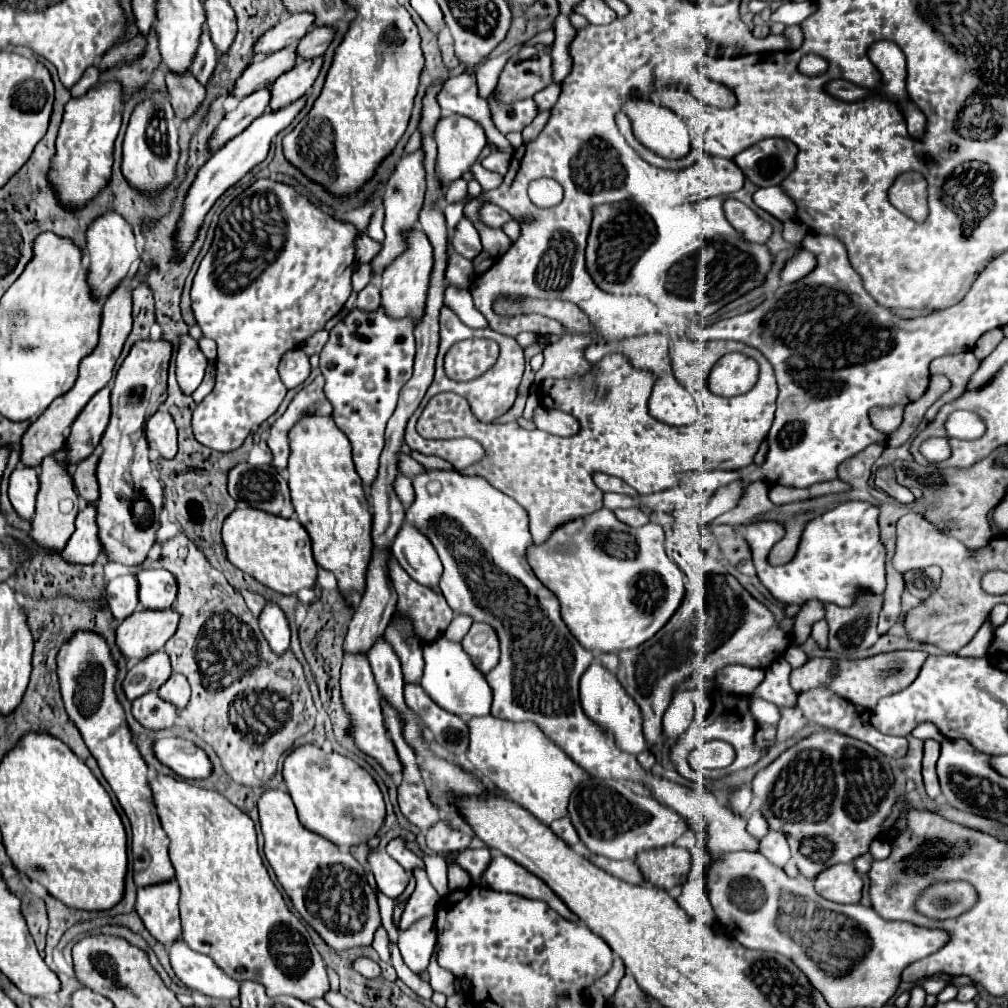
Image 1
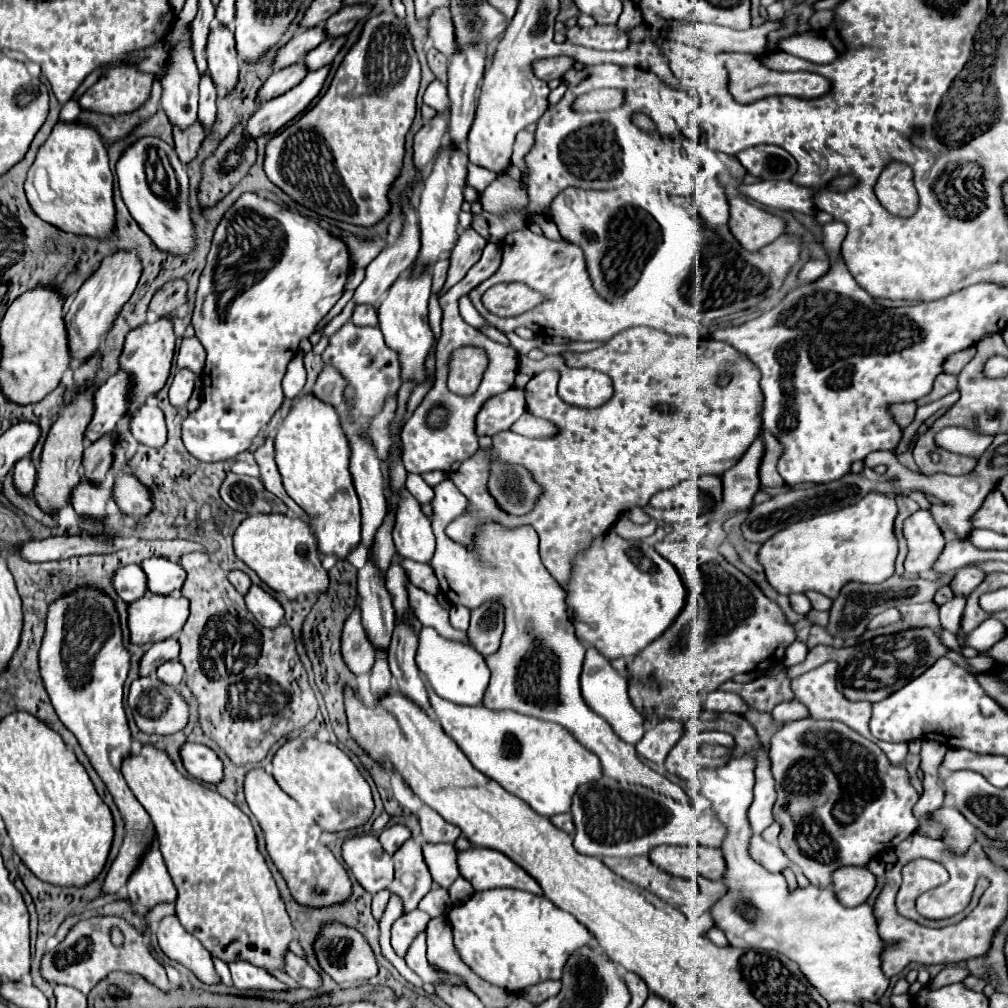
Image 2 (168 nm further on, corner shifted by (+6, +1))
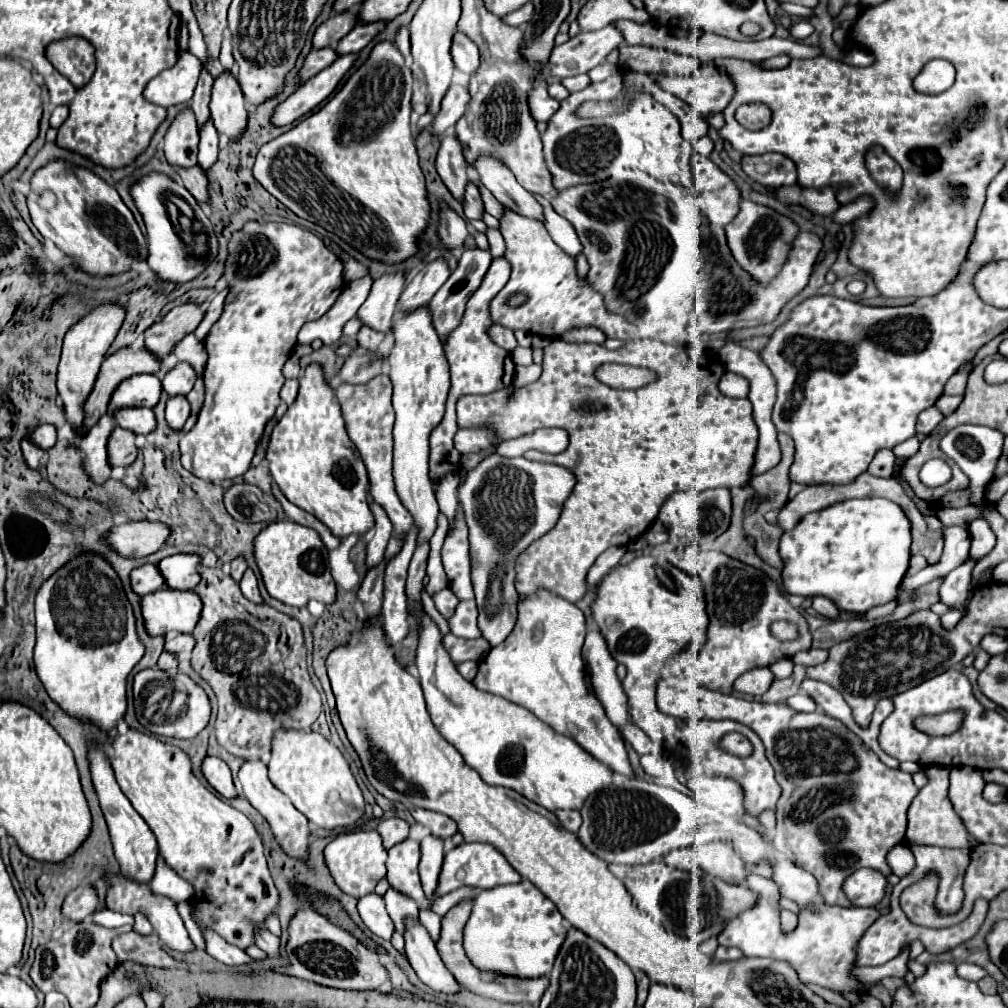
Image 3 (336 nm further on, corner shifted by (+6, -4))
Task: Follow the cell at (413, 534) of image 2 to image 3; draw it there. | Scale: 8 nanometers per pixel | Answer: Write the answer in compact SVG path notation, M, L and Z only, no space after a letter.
M428 306L400 312L400 318L392 322L394 346L390 350L390 380L394 384L394 484L396 494L404 508L412 514L414 528L418 528L416 544L430 542L436 532L438 502L434 498L432 484L428 482L428 436L444 416L444 404L450 388L448 362L442 350L442 342L432 326L432 314Z

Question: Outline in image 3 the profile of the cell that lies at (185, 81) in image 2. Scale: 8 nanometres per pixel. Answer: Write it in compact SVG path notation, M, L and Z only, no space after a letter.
M190 106L182 108L172 120L164 136L164 154L174 168L196 164L198 128L196 128L196 116Z

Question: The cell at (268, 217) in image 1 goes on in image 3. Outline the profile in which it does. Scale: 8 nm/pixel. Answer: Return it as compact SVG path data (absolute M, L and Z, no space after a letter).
M250 220L242 230L232 234L222 274L230 292L224 300L222 316L204 340L208 352L208 364L202 376L206 400L194 428L180 438L182 466L188 472L210 482L220 482L224 478L242 476L250 468L264 426L280 404L278 394L284 386L282 366L296 346L296 336L306 322L322 318L332 308L344 288L342 272L344 266L340 258L330 252L316 234L296 224Z

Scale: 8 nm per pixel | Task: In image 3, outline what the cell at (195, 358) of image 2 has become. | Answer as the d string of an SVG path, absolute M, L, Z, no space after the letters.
M178 362L162 380L162 388L170 394L188 394L196 382L196 370L188 362Z

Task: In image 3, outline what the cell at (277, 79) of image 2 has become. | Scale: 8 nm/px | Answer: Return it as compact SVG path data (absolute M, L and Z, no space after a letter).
M332 48L312 50L312 52L306 56L306 60L304 60L302 68L298 70L298 80L300 80L300 82L304 82L304 80L308 80L308 78L316 76L320 70L324 70L326 66L330 66L336 58L338 58L338 56L334 54L334 50L332 50Z

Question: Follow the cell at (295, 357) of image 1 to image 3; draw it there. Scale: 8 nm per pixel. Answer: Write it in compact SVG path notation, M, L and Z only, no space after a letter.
M294 378L294 380L286 380L286 384L282 386L282 392L280 392L280 398L290 406L290 404L296 400L298 388L300 388L300 384L298 384L296 378Z

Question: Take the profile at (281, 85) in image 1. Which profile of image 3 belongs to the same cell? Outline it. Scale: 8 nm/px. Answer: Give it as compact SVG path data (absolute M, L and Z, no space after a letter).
M374 22L374 24L356 24L336 46L336 54L344 56L344 54L358 54L380 30L382 30L384 22Z

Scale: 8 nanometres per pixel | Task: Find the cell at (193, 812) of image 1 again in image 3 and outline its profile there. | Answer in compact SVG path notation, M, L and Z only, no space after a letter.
M128 730L124 734L114 736L108 754L122 792L128 796L136 812L140 812L150 830L156 834L160 856L180 878L194 886L194 896L190 898L190 904L196 924L200 928L214 930L228 944L238 946L242 950L254 946L254 934L258 930L266 930L266 918L276 914L280 906L280 896L270 876L262 850L262 840L254 824L242 812L214 796L198 780L192 774L188 756L176 746L164 744L154 736Z

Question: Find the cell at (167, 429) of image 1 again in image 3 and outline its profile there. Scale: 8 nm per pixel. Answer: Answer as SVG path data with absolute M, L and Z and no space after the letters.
M132 408L132 410L118 410L116 422L124 430L134 434L150 434L156 430L156 416L150 408Z

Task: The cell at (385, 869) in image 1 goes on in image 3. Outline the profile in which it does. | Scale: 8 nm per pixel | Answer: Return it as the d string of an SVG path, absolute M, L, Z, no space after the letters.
M356 830L336 836L324 850L326 864L336 884L350 896L362 898L374 892L376 884L386 876L386 850L382 846L382 838L376 830Z

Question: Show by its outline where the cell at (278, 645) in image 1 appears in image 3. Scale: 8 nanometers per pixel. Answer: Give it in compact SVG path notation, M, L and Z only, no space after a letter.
M250 568L244 572L244 578L240 582L240 588L242 588L244 598L248 598L250 602L264 602L264 598L260 596L258 584L256 584L256 576L254 576L254 572Z

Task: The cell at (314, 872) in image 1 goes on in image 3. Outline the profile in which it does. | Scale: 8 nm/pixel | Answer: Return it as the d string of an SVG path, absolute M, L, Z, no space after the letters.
M248 760L242 764L240 772L238 772L238 782L240 782L240 790L242 794L248 798L248 802L268 820L272 834L276 836L280 848L284 850L286 856L296 858L306 862L308 860L308 850L310 850L310 826L308 826L308 818L298 812L294 808L294 804L290 802L290 798L286 798L286 794L282 794L268 778L268 770L260 760Z

